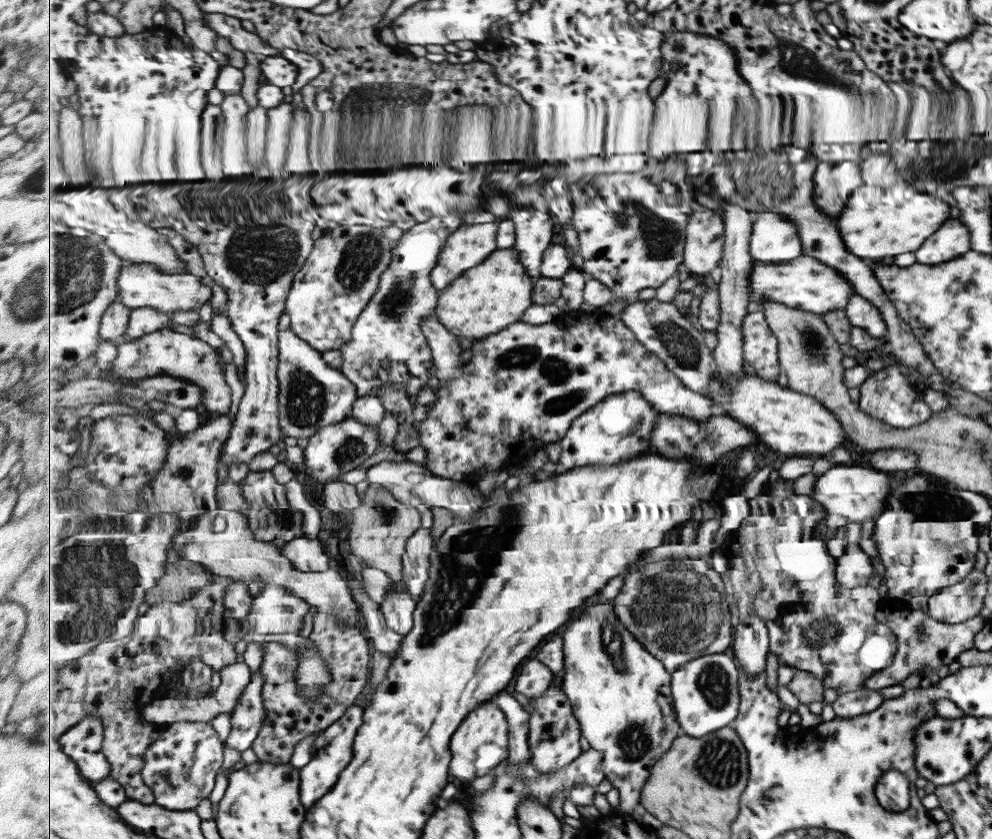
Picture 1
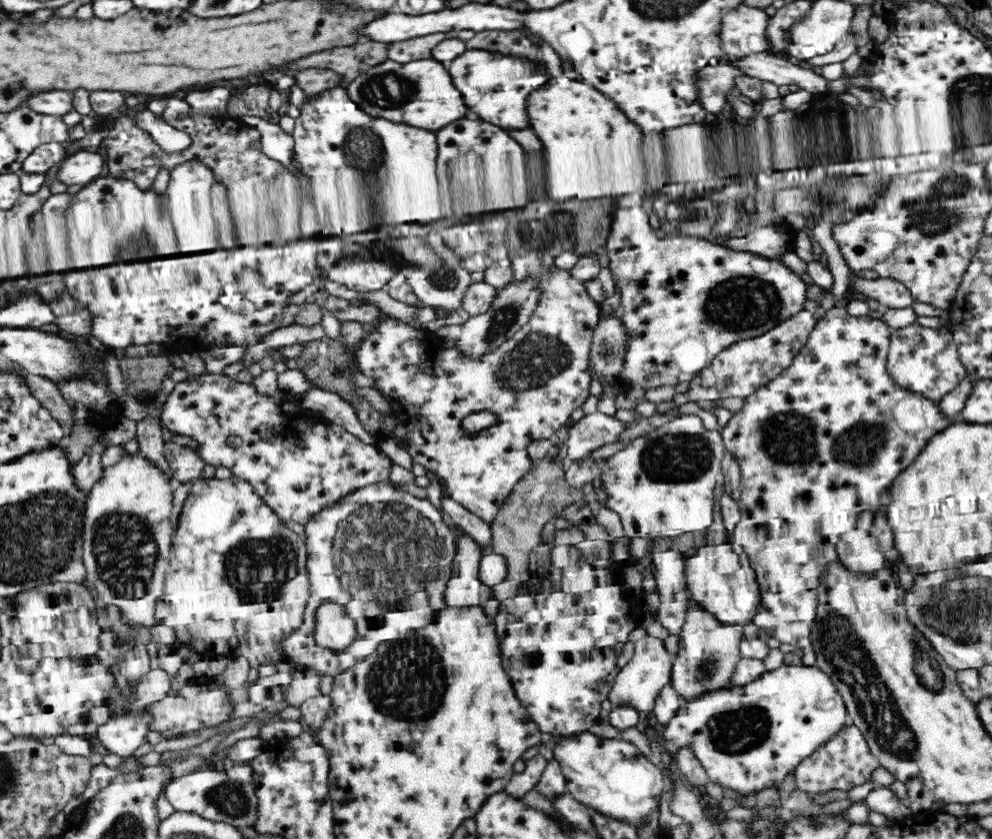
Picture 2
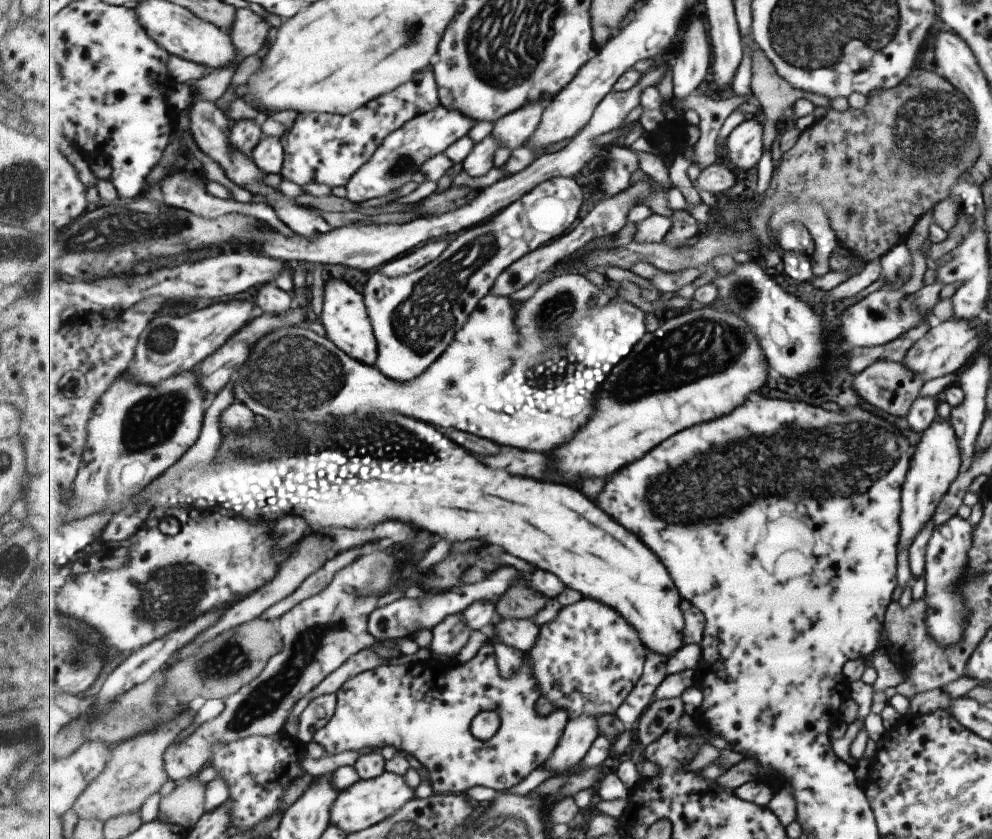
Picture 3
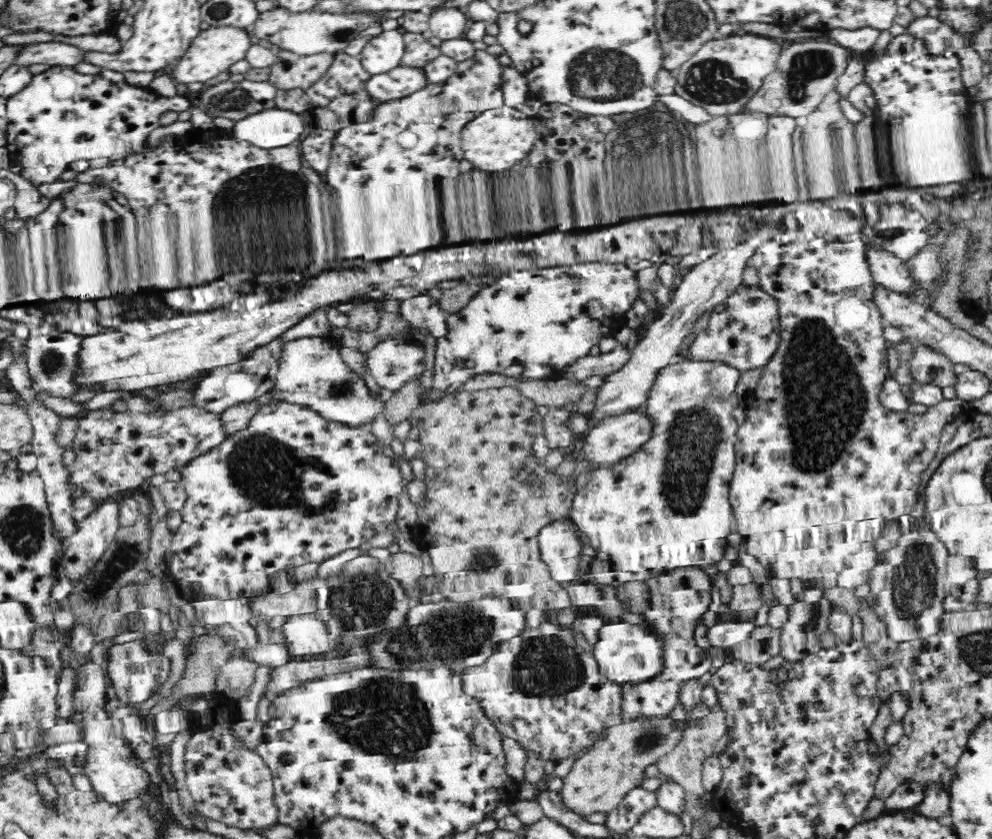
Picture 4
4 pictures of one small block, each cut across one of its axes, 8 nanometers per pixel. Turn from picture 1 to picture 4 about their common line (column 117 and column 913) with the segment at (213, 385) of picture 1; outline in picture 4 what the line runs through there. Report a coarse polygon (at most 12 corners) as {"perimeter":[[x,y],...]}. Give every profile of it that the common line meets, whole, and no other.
{"perimeter":[[916,344],[910,371],[915,381],[941,389],[956,384],[944,354]]}

